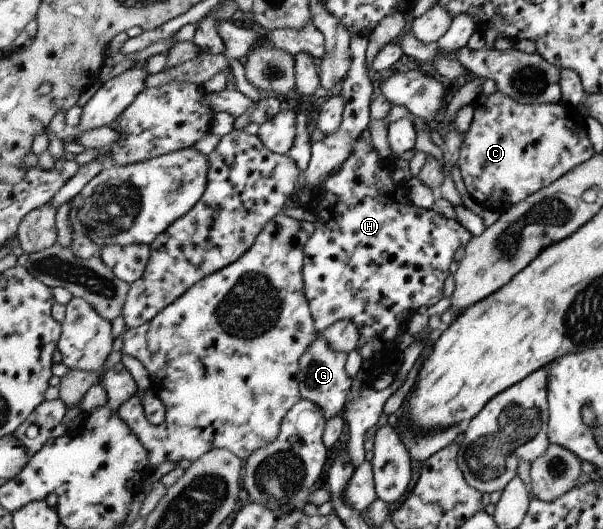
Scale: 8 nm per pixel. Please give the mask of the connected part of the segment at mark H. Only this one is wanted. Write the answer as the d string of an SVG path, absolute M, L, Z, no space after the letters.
M362 136L346 164L330 174L316 192L322 194L314 195L308 204L316 216L312 238L306 244L304 280L317 332L324 332L338 320L352 320L360 328L357 348L362 359L378 360L378 354L382 354L381 368L388 369L402 356L398 338L406 332L412 315L422 306L434 306L442 300L448 264L456 248L465 247L472 234L436 210L418 208L412 202L408 186L392 180L391 164L386 164L375 145Z

